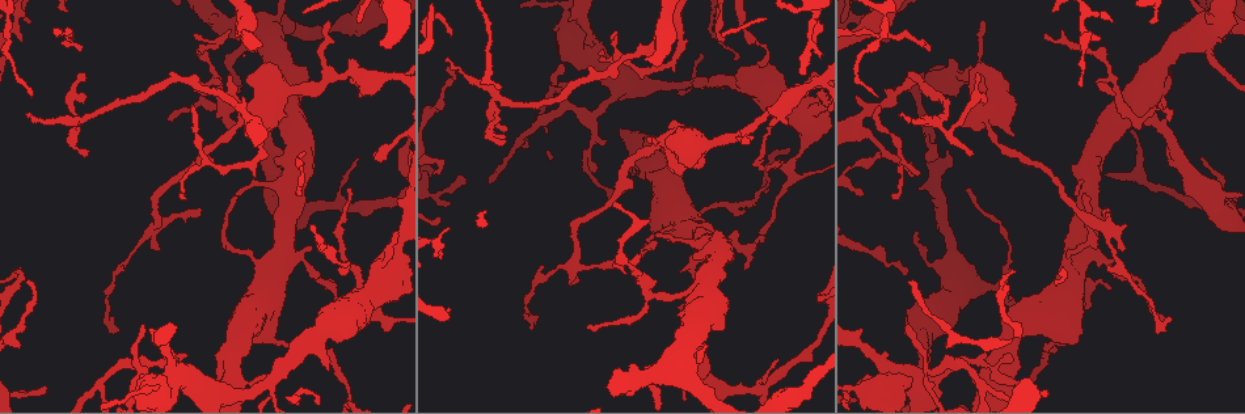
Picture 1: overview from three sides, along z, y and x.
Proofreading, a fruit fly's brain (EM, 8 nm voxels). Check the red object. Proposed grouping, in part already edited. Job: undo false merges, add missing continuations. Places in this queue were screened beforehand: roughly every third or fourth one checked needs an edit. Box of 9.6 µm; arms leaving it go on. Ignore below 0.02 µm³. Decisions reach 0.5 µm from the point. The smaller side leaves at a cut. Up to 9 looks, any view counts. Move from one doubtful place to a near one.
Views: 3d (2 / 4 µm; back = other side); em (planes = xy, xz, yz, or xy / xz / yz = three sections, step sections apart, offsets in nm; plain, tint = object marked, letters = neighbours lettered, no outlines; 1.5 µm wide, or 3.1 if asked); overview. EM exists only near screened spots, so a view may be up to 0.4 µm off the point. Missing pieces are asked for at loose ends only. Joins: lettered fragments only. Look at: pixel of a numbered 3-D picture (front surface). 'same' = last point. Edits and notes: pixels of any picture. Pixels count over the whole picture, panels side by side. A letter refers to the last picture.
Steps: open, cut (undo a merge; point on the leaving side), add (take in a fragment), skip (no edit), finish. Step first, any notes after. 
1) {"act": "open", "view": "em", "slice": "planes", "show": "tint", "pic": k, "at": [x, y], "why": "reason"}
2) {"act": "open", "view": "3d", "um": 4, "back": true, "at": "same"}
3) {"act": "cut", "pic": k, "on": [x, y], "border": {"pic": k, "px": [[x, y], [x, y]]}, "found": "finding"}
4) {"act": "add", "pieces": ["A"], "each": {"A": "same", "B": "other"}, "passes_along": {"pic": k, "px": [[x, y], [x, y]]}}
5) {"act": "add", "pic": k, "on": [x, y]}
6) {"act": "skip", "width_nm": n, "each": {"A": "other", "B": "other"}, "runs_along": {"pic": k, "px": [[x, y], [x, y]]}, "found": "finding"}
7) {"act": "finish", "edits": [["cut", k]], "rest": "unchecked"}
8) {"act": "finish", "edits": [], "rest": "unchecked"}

{"act": "open", "view": "3d", "um": 4, "pic": 1, "at": [976, 286], "why": "calibre changes"}

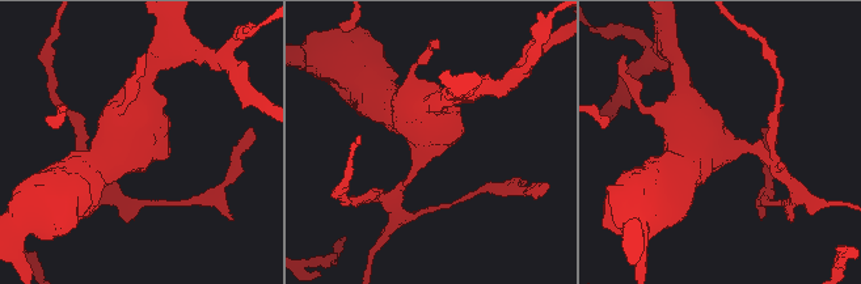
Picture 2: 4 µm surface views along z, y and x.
{"act": "open", "view": "em", "slice": "xz", "step": 8, "show": "plain", "pic": 2, "at": [425, 148], "why": "shape alone is not enough"}

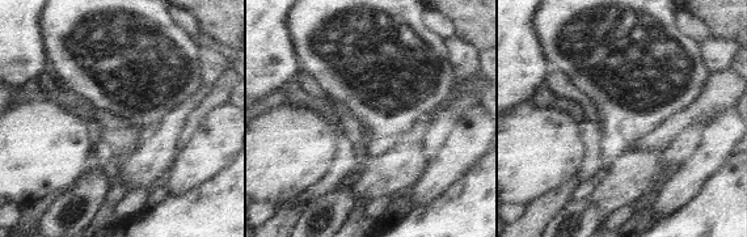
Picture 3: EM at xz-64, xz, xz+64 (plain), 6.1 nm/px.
{"act": "open", "view": "em", "slice": "xz", "step": 8, "show": "letters", "at": "same", "why": "what lies round it"}

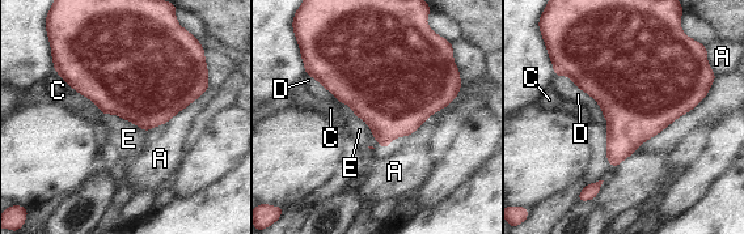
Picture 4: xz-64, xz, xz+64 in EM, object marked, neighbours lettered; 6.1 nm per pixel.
{"act": "skip", "width_nm": 220, "each": {"A": "other", "C": "other", "D": "other", "E": "other"}, "border": {"pic": 4, "px": [[104, 114], [117, 114], [146, 131]]}, "found": "one neuron here"}

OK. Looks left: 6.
{"act": "open", "view": "em", "slice": "yz", "step": 4, "show": "letters", "pic": 1, "at": [1109, 289], "why": "thin end"}

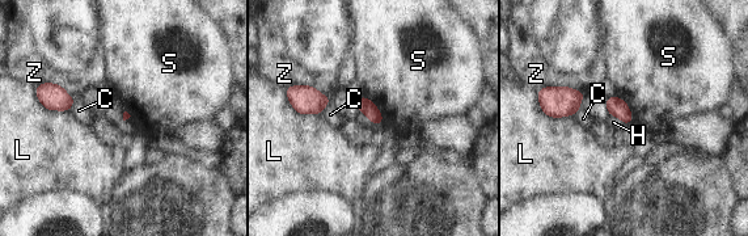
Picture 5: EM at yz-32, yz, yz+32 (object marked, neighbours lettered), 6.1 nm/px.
{"act": "skip", "each": {"C": "other", "H": "other", "L": "other", "S": "other", "Z": "other"}, "border": {"pic": 5, "px": [[359, 109], [375, 125]]}, "found": "none of them fits"}

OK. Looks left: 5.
{"act": "open", "view": "em", "slice": "planes", "show": "tint", "pic": 1, "at": [1010, 356], "why": "branch stops here"}

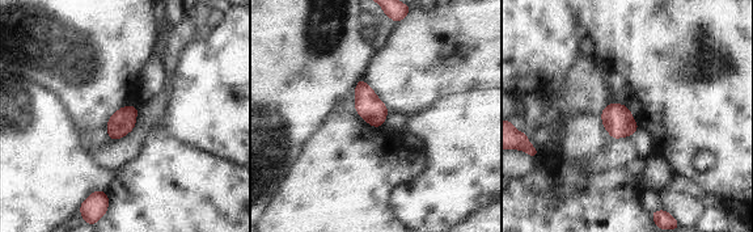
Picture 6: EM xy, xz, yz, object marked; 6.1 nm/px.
{"act": "open", "view": "em", "slice": "planes", "show": "letters", "at": "same"}

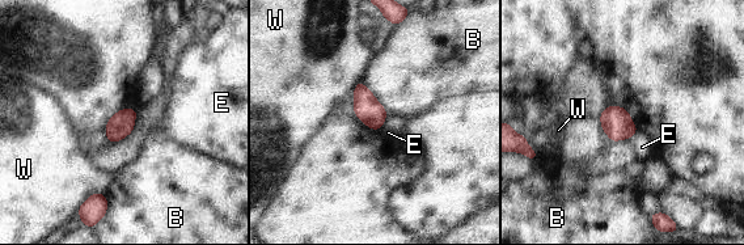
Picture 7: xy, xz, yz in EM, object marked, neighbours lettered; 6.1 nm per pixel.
{"act": "skip", "each": {"B": "other", "E": "other", "W": "other"}, "border": {"pic": 7, "px": [[638, 130], [629, 138]]}, "found": "no lettered fragment goes on from it"}

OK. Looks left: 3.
{"act": "open", "view": "em", "slice": "planes", "show": "tint", "pic": 1, "at": [140, 371], "why": "sharp bend"}

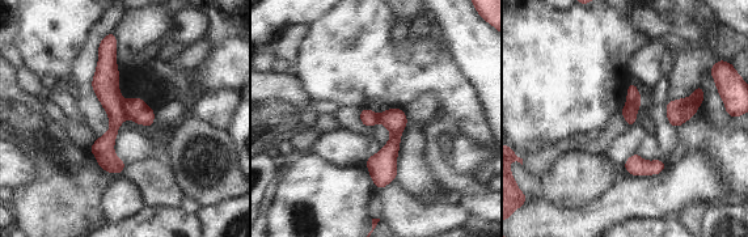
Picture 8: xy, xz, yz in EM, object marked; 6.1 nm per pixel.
{"act": "open", "view": "em", "slice": "planes", "show": "letters", "at": "same", "why": "what lies round it"}

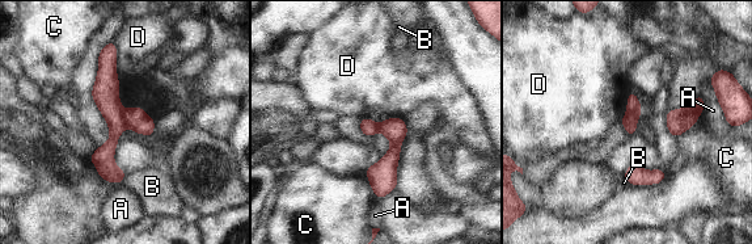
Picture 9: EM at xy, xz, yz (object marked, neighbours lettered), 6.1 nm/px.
{"act": "cut", "pic": 9, "on": [136, 118], "each": {"A": "other", "B": "other", "C": "other", "D": "other"}, "found": "a second neuron is stuck on"}

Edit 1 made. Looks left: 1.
{"act": "finish", "edits": [["cut", 9]], "rest": "unchecked"}

